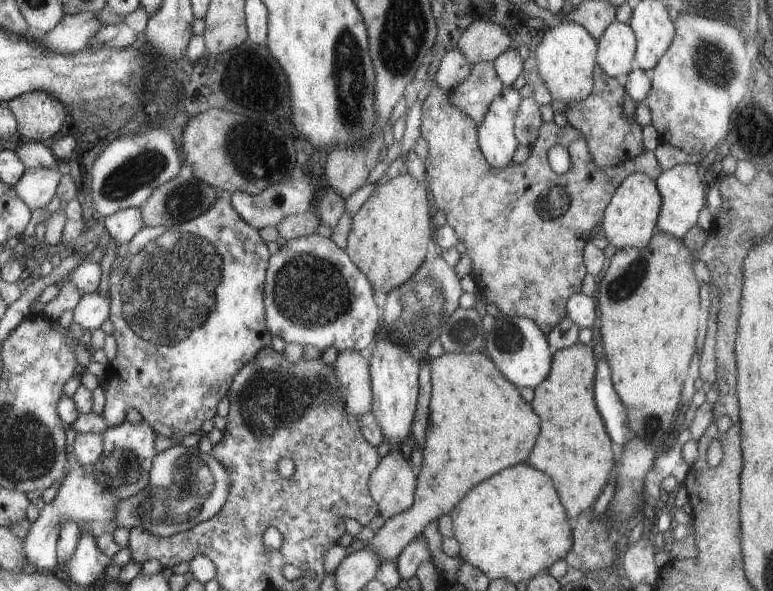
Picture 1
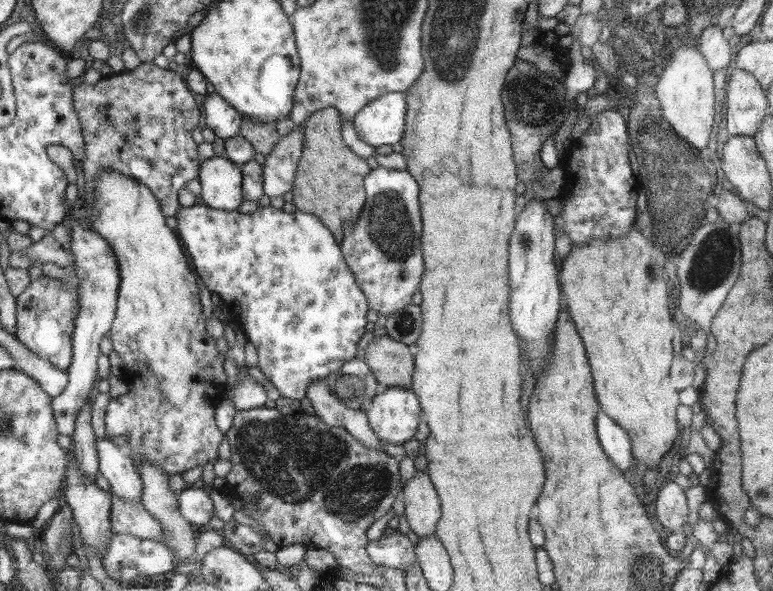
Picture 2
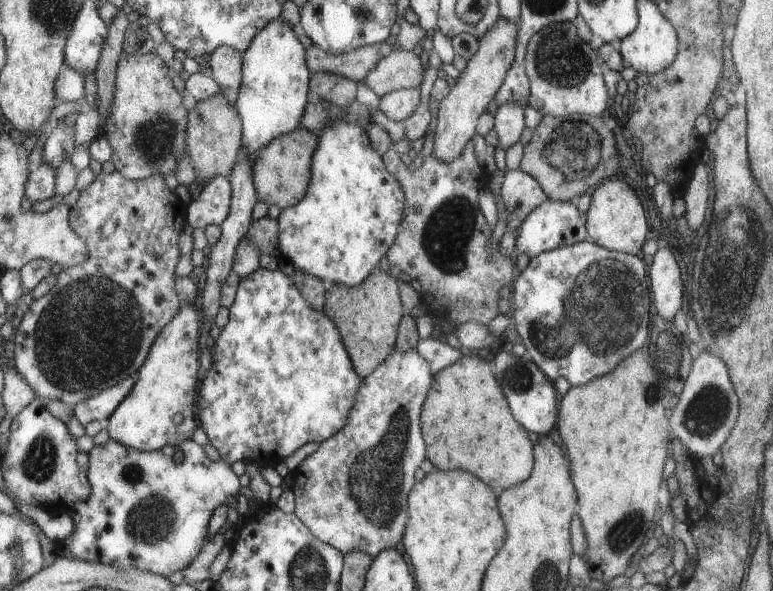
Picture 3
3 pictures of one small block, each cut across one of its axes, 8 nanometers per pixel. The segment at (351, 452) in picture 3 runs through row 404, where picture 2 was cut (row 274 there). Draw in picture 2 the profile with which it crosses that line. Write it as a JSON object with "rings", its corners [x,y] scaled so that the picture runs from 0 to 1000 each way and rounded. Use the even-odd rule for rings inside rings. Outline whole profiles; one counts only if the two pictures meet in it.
{"rings":[[[495,281],[472,298],[472,323],[476,327],[472,349],[458,382],[448,379],[441,425],[468,494],[477,503],[479,525],[503,536],[533,514],[533,501],[545,484],[546,460],[550,460],[543,325],[539,303],[527,288]]]}

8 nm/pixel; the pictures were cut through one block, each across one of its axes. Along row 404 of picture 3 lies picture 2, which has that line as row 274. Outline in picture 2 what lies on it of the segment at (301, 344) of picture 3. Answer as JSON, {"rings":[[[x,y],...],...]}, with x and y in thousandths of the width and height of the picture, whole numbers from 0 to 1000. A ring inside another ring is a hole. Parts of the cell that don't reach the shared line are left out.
{"rings":[[[257,342],[247,350],[234,349],[234,355],[226,365],[229,372],[229,393],[241,415],[241,426],[246,428],[250,437],[251,453],[261,469],[269,491],[277,499],[278,506],[288,513],[300,535],[300,540],[310,548],[320,579],[325,579],[334,594],[335,614],[334,626],[338,638],[347,641],[362,662],[367,673],[388,677],[396,670],[396,658],[402,643],[419,643],[428,629],[439,628],[445,616],[450,614],[453,606],[461,604],[461,585],[473,562],[473,501],[468,494],[466,482],[457,465],[455,455],[451,453],[446,431],[441,425],[441,415],[435,401],[427,394],[417,374],[406,365],[405,360],[383,357],[382,360],[370,360],[365,354],[357,354],[351,347],[334,350],[327,360],[310,360],[305,357],[287,357],[272,352]]]}

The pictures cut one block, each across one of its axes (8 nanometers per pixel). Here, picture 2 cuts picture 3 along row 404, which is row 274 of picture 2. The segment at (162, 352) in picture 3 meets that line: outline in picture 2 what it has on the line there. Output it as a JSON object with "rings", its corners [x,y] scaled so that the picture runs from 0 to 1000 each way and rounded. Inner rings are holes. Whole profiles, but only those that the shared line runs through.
{"rings":[[[135,286],[125,298],[125,313],[123,323],[123,337],[114,350],[116,364],[113,374],[114,382],[125,391],[129,398],[140,403],[145,420],[149,423],[149,431],[155,445],[155,460],[158,469],[154,526],[145,558],[145,584],[162,606],[164,616],[164,633],[157,640],[168,653],[167,663],[158,667],[151,673],[142,677],[136,701],[136,726],[137,739],[147,741],[147,738],[166,738],[168,741],[164,763],[168,766],[168,775],[176,787],[184,782],[199,785],[204,792],[210,792],[215,802],[228,804],[241,799],[257,788],[265,788],[269,782],[279,785],[282,782],[282,751],[290,745],[287,731],[279,724],[277,714],[277,687],[282,680],[287,680],[292,670],[292,633],[287,626],[287,607],[285,596],[279,592],[279,575],[270,567],[268,540],[261,535],[261,518],[259,518],[259,501],[256,501],[256,484],[254,484],[254,467],[246,453],[243,460],[243,437],[241,430],[235,433],[235,416],[230,399],[215,382],[215,369],[208,357],[208,343],[203,332],[197,325],[191,313],[184,311],[180,305],[173,305],[163,293],[151,289],[150,286]]]}

